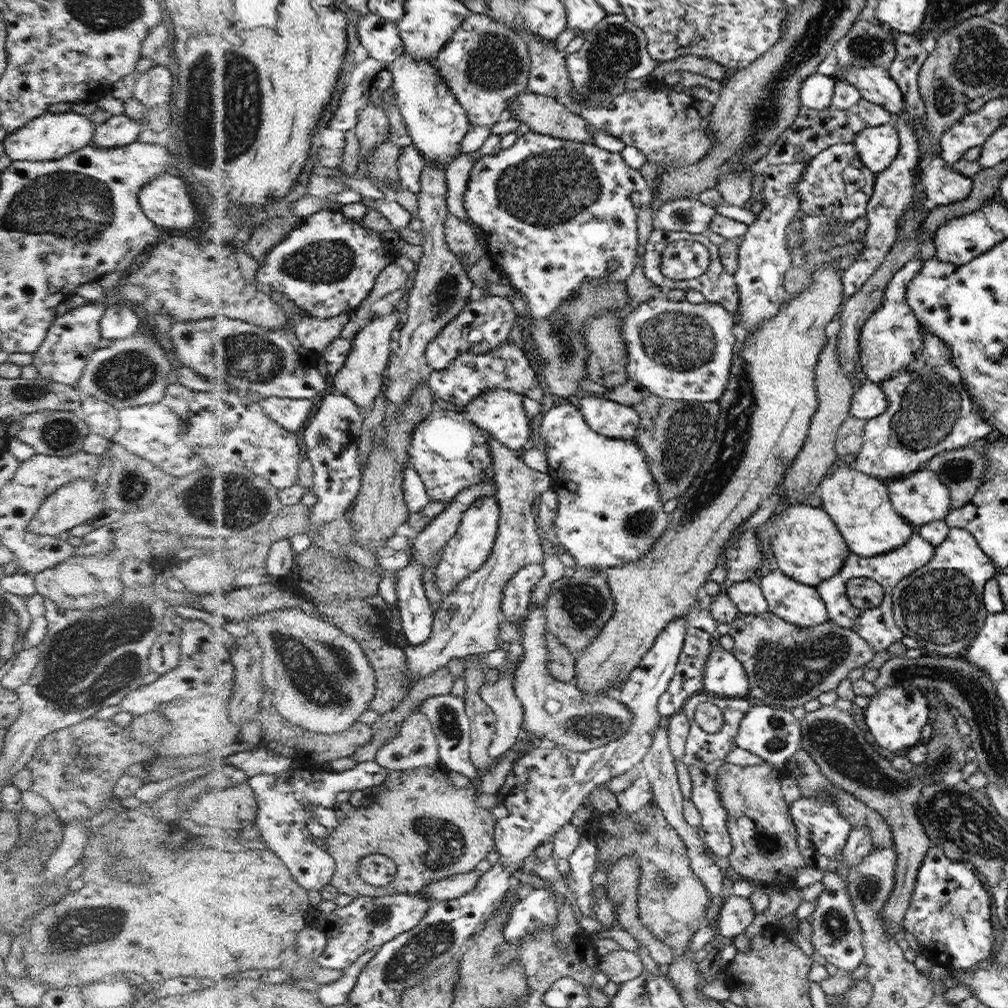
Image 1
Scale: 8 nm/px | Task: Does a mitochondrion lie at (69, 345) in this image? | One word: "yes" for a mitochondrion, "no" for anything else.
no

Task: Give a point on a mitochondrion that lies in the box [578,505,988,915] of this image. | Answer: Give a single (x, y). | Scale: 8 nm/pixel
(842, 750)

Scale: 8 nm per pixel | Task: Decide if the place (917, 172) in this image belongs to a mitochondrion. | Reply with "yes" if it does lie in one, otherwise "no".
no

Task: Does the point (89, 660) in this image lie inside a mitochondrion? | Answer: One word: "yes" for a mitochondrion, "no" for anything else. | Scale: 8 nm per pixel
yes

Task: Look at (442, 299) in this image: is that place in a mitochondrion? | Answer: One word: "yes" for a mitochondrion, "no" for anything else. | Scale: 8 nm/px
yes

